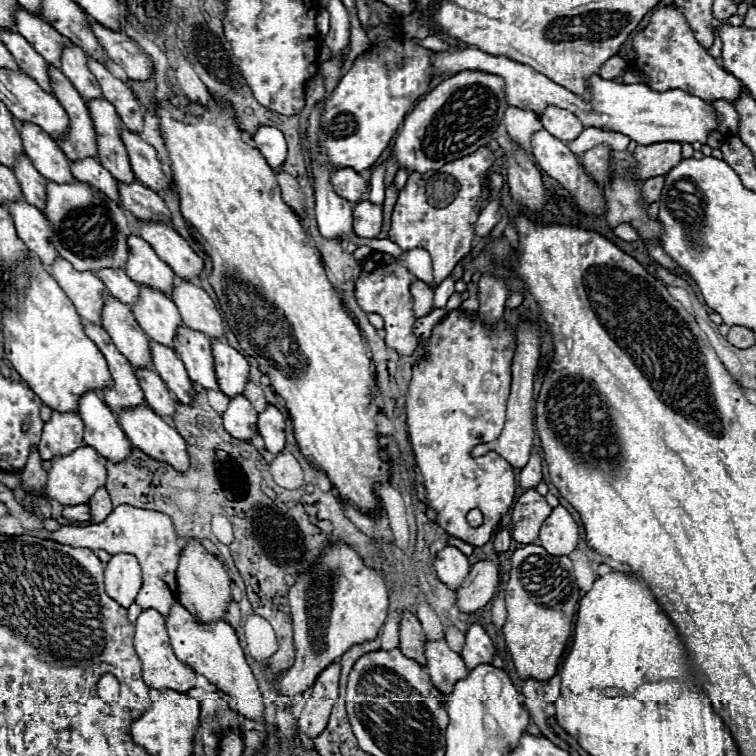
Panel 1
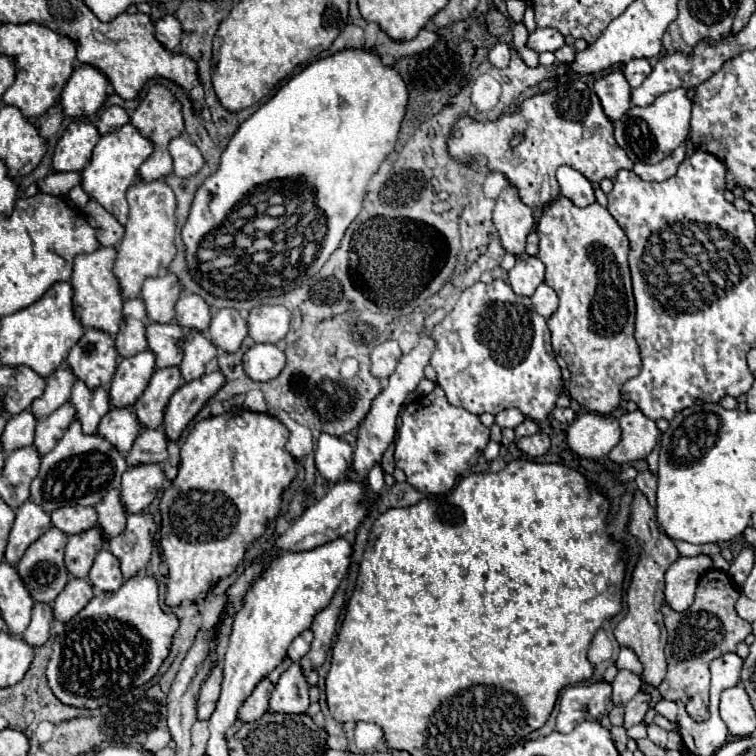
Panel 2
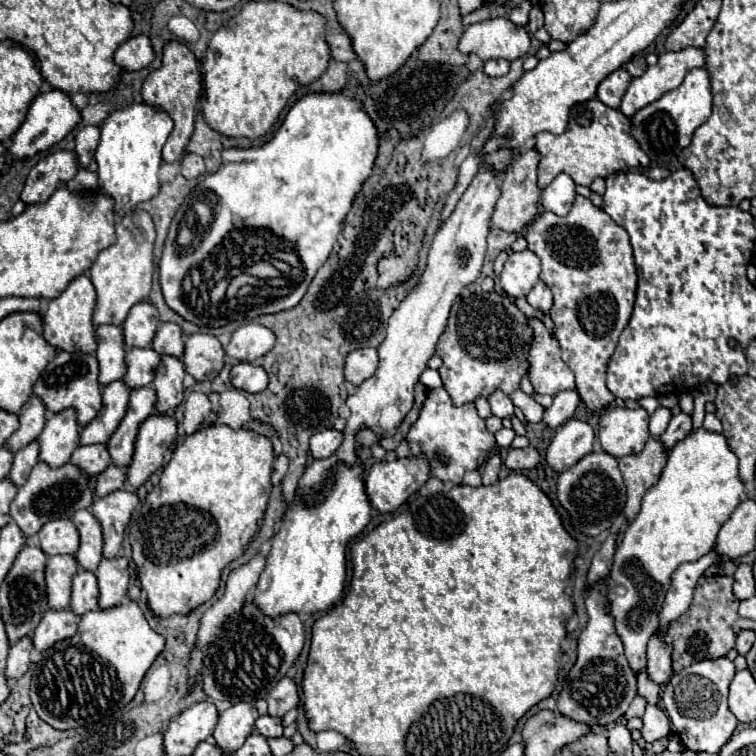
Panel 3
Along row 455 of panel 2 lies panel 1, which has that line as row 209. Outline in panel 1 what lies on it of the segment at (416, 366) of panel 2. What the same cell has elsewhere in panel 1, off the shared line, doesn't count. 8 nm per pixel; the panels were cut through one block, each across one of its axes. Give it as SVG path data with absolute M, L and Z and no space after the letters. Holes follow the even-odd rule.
M362 200L354 206L354 234L360 238L376 238L382 228L382 206Z

